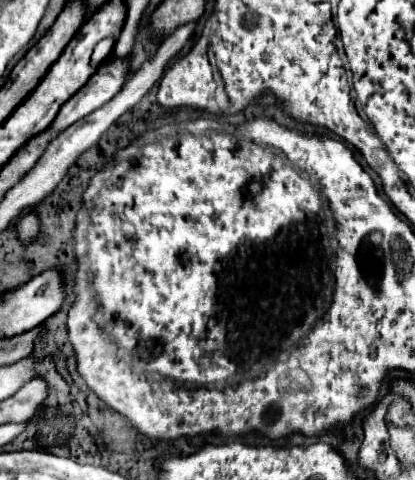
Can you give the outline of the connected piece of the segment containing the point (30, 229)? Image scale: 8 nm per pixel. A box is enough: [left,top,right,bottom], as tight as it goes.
[16,213,38,243]

